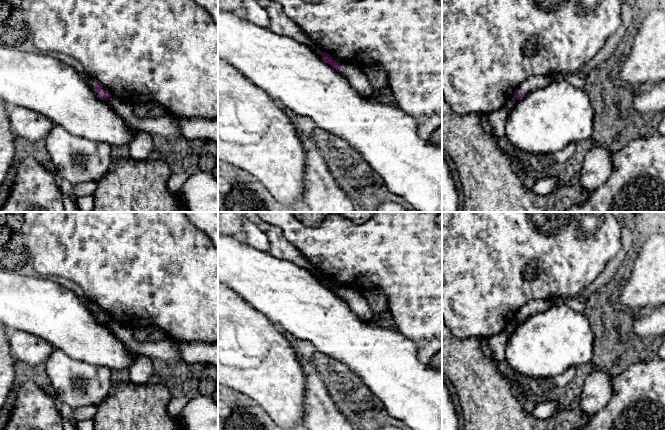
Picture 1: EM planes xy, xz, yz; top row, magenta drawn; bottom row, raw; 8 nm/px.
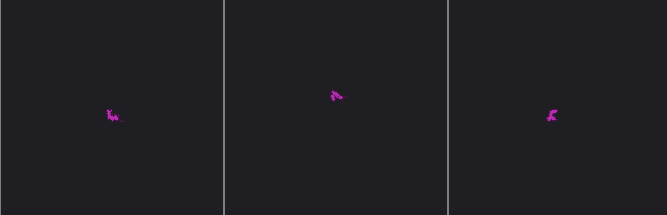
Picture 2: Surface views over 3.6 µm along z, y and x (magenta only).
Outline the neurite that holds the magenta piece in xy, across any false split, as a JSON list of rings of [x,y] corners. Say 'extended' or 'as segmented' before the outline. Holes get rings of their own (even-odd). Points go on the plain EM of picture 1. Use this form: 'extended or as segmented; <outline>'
extended; [[[79,298],[79,300],[86,307],[86,309],[88,309],[91,313],[98,317],[100,323],[107,324],[109,321],[111,321],[111,318],[107,314],[103,315],[101,313],[102,309],[98,304],[93,303],[85,298]]]

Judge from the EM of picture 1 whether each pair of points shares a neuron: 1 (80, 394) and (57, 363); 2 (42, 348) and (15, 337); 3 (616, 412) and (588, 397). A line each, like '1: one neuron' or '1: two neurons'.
1: one neuron
2: one neuron
3: two neurons

